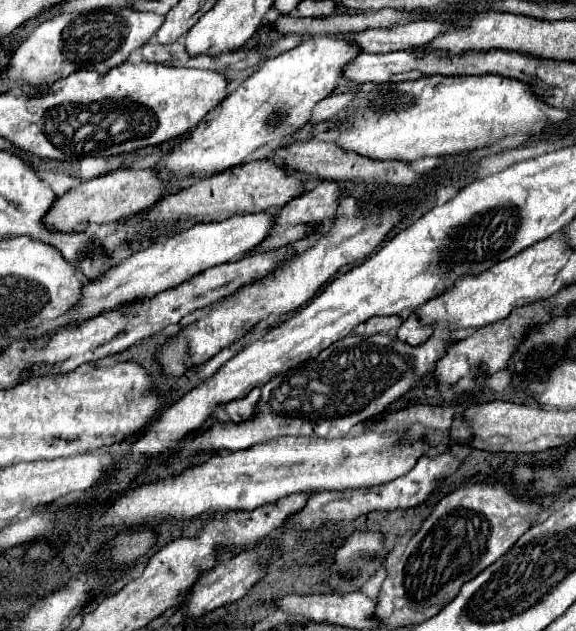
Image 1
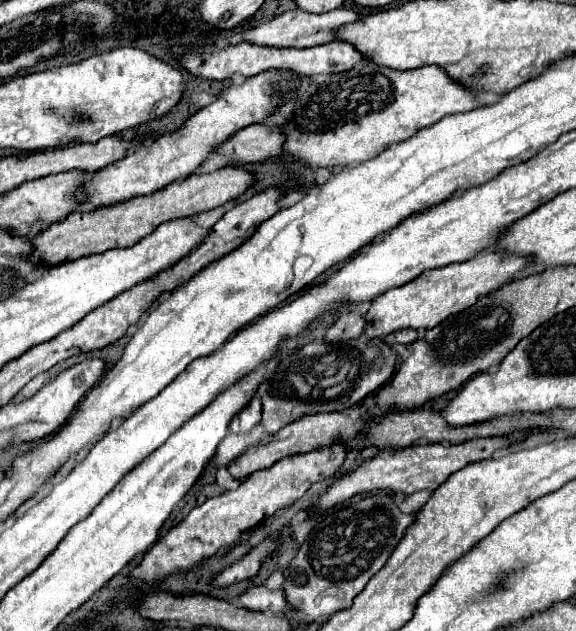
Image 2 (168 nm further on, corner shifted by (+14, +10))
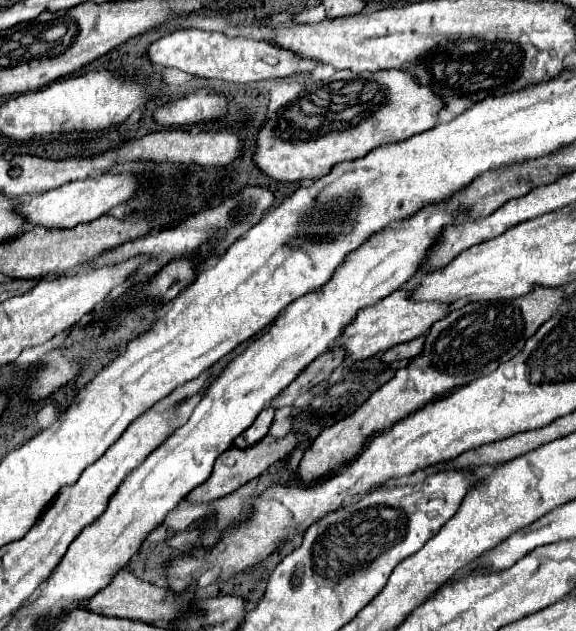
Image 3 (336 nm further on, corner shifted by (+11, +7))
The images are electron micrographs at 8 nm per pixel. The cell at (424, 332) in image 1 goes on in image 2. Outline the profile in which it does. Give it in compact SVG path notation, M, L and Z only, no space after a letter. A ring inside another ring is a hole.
M408 328L408 330L400 330L400 332L394 332L394 334L386 336L384 344L388 344L388 346L394 346L394 344L412 344L416 338L418 338L416 330Z

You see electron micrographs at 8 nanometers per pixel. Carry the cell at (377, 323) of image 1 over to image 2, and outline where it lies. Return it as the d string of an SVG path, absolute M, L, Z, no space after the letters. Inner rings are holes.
M344 312L324 334L324 342L328 344L338 344L338 342L348 342L352 338L358 338L364 332L366 320L360 314L354 312Z

